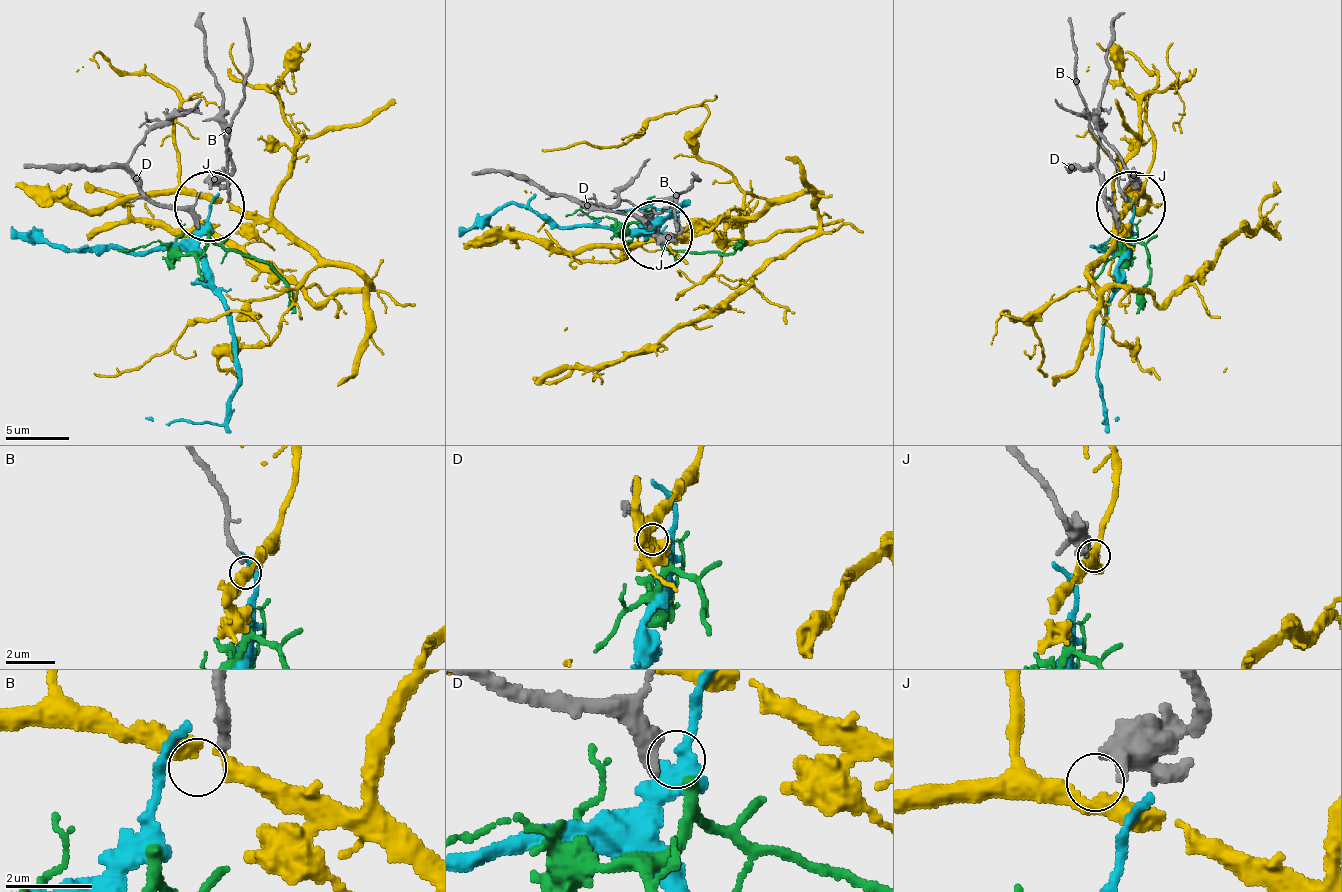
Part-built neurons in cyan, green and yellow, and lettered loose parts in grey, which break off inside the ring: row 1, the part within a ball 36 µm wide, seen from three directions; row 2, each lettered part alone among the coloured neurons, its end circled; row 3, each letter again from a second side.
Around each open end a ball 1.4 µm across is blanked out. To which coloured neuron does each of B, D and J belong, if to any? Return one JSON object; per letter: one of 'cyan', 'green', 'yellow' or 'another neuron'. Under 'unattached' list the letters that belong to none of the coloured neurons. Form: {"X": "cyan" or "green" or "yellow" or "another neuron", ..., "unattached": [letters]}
{"B": "another neuron", "D": "green", "J": "another neuron", "unattached": ["B", "J"]}

